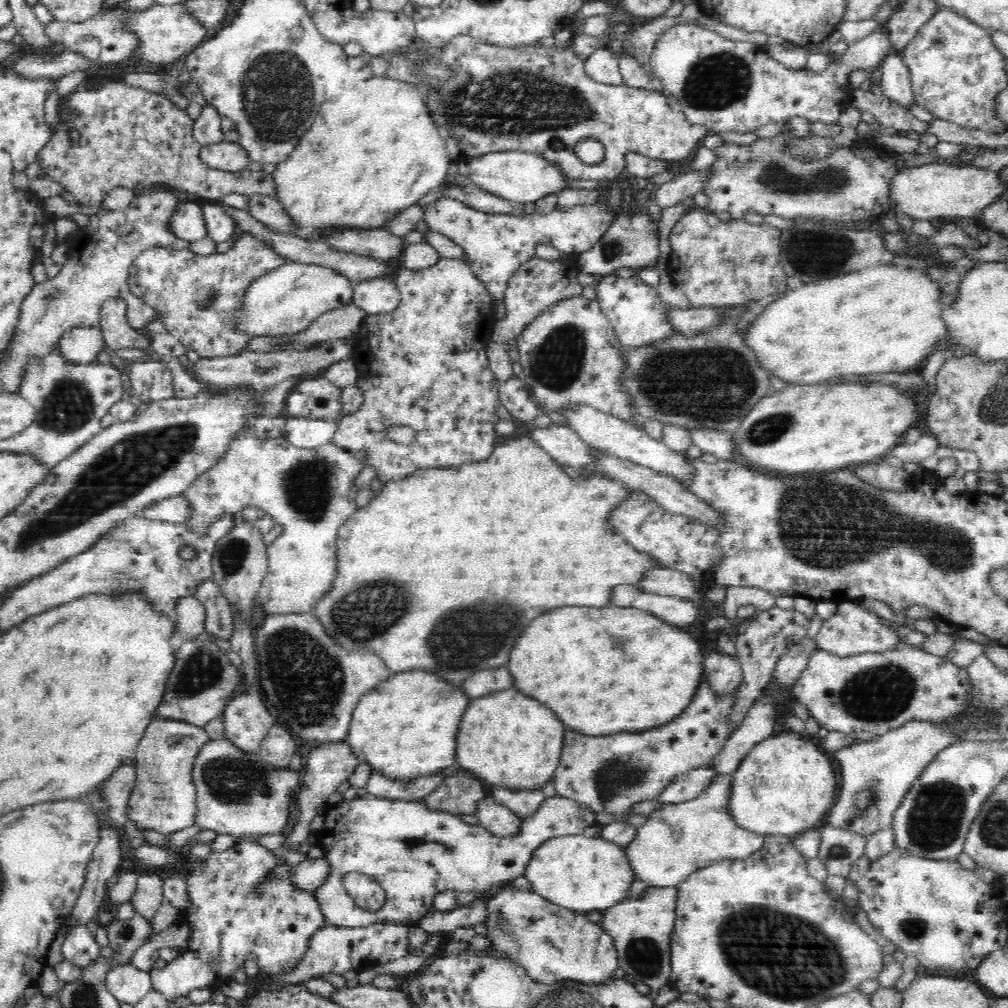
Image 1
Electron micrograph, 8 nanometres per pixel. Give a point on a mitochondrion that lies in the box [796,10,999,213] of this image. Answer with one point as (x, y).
(939, 41)

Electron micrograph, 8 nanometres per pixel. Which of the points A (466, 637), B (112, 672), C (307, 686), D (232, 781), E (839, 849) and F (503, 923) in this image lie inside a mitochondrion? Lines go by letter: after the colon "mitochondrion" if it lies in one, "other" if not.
A: mitochondrion
B: other
C: mitochondrion
D: mitochondrion
E: mitochondrion
F: mitochondrion

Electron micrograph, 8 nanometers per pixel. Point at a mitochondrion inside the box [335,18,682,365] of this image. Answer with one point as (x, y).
(512, 103)

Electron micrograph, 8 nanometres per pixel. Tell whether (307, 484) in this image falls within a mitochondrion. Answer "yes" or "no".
yes

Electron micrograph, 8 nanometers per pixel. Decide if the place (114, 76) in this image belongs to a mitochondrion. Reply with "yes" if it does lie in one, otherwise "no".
no

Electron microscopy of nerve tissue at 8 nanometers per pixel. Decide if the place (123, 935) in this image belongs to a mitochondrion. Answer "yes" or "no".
yes

